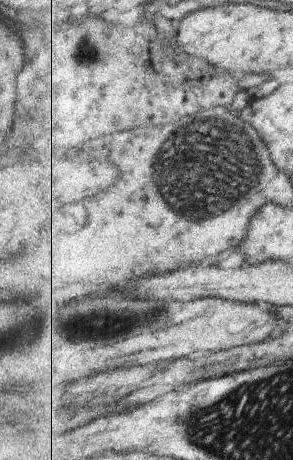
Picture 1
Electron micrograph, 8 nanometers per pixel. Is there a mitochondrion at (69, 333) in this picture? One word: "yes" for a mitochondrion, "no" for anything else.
yes

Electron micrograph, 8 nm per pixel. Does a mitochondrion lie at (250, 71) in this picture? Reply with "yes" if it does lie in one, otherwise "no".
no

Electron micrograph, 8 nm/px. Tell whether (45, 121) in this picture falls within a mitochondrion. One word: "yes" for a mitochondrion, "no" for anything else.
no

